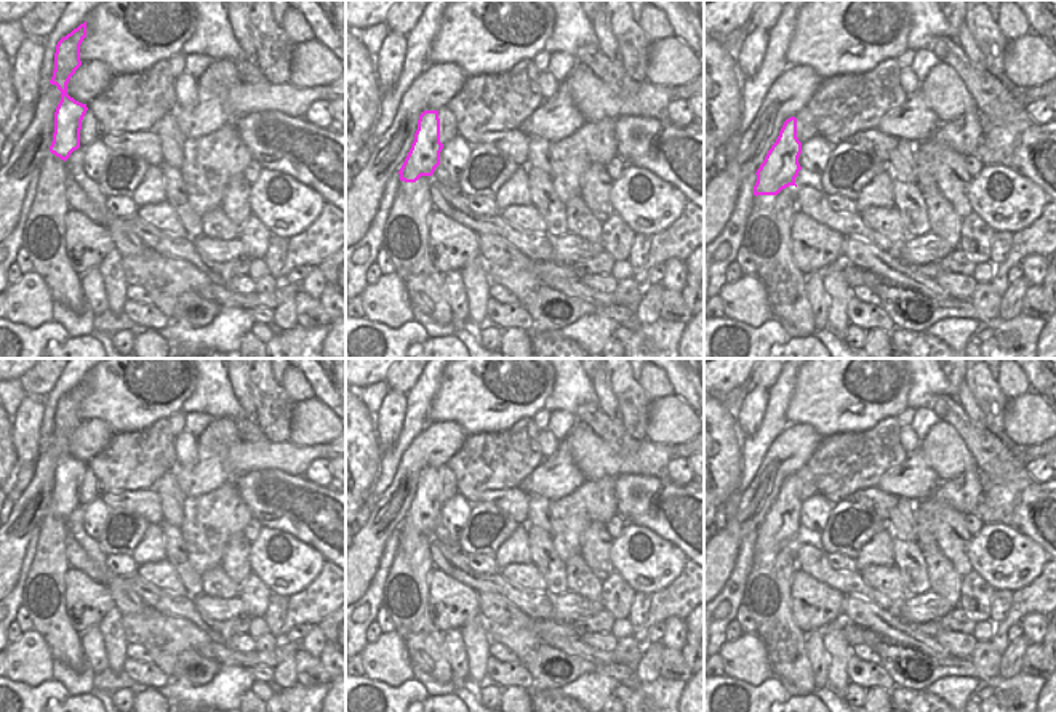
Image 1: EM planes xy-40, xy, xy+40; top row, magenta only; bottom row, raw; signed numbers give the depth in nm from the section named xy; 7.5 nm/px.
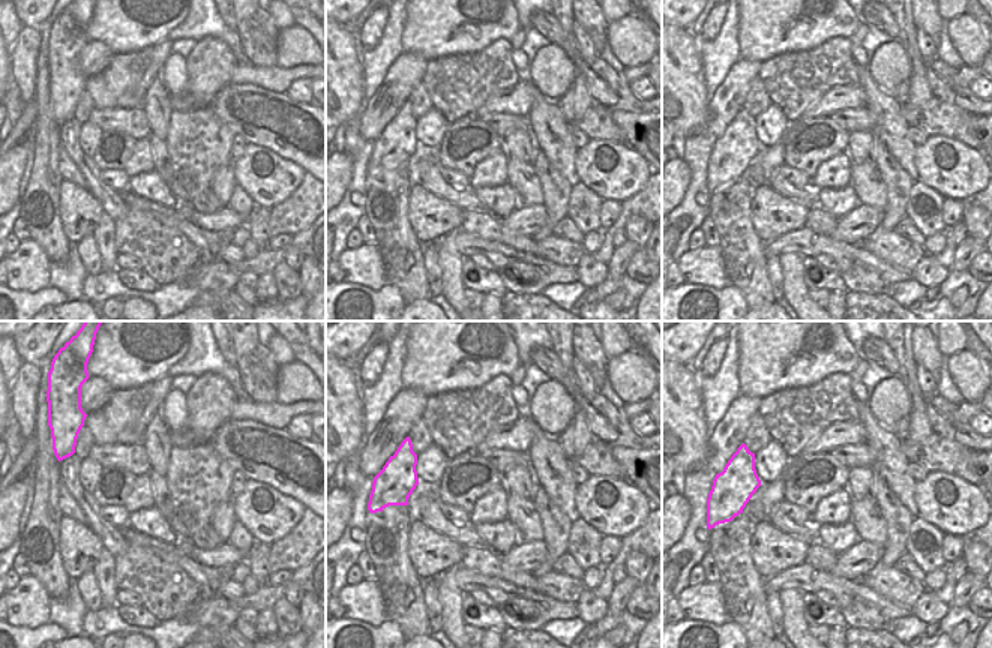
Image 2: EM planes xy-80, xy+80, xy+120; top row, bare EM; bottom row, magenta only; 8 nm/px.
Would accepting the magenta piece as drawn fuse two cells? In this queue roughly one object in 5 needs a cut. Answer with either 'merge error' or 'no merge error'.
no merge error

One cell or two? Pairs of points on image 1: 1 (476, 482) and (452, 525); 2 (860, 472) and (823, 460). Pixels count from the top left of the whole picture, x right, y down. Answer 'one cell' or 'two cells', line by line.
1: two cells
2: one cell

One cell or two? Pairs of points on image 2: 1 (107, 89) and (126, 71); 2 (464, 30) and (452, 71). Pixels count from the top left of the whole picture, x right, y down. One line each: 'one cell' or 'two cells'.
1: one cell
2: two cells

